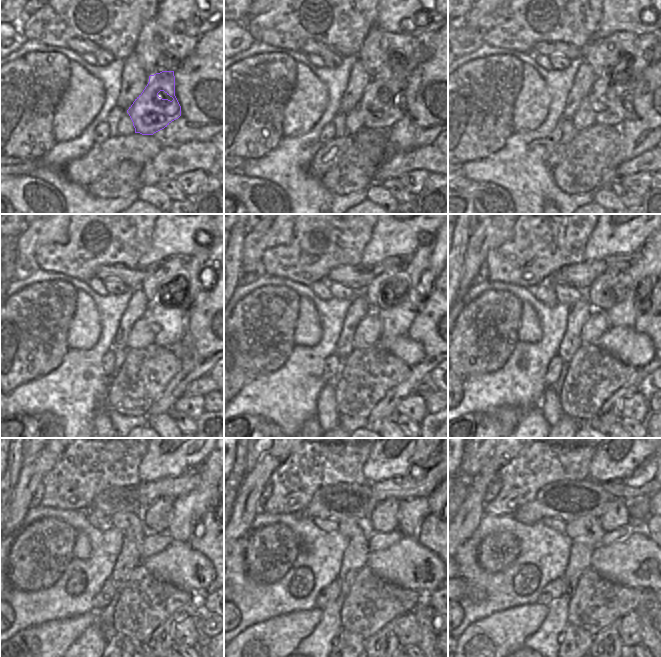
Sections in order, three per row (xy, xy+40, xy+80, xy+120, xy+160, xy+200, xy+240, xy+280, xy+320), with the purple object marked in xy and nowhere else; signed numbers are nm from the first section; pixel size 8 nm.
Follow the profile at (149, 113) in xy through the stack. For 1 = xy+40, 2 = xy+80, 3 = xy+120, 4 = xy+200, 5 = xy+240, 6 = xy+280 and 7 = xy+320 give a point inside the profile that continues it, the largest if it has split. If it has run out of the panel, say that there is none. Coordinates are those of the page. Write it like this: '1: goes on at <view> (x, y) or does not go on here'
1: goes on at xy+40 (382, 105)
2: goes on at xy+80 (610, 96)
3: goes on at xy+120 (173, 319)
4: goes on at xy+200 (640, 279)
5: goes on at xy+240 (188, 509)
6: goes on at xy+280 (412, 512)
7: goes on at xy+320 (638, 509)

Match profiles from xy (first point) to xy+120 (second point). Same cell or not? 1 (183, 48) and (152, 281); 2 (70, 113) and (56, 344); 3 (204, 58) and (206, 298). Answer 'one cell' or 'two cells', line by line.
1: one cell
2: two cells
3: one cell

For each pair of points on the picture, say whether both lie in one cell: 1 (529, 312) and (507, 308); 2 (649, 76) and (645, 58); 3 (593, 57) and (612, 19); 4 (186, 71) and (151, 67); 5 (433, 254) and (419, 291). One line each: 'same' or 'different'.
1: different
2: different
3: different
4: different
5: same

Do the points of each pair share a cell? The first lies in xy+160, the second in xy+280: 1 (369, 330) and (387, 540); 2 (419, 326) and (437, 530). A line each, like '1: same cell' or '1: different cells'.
1: same cell
2: same cell

